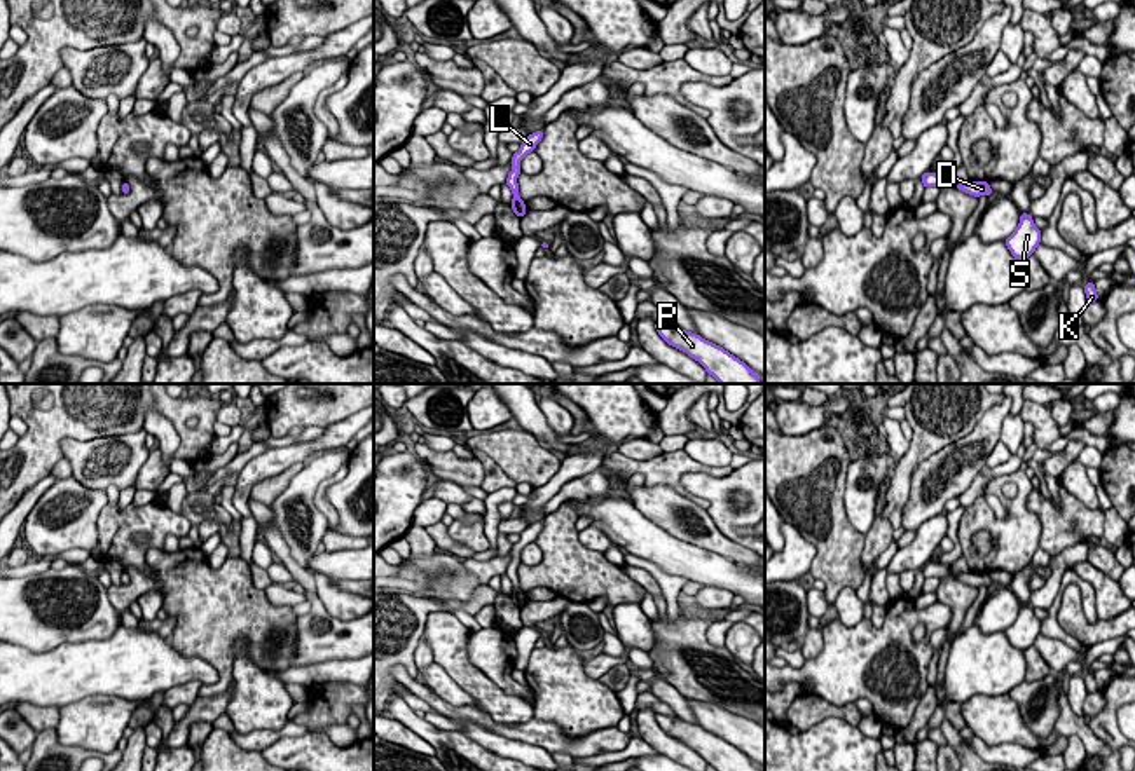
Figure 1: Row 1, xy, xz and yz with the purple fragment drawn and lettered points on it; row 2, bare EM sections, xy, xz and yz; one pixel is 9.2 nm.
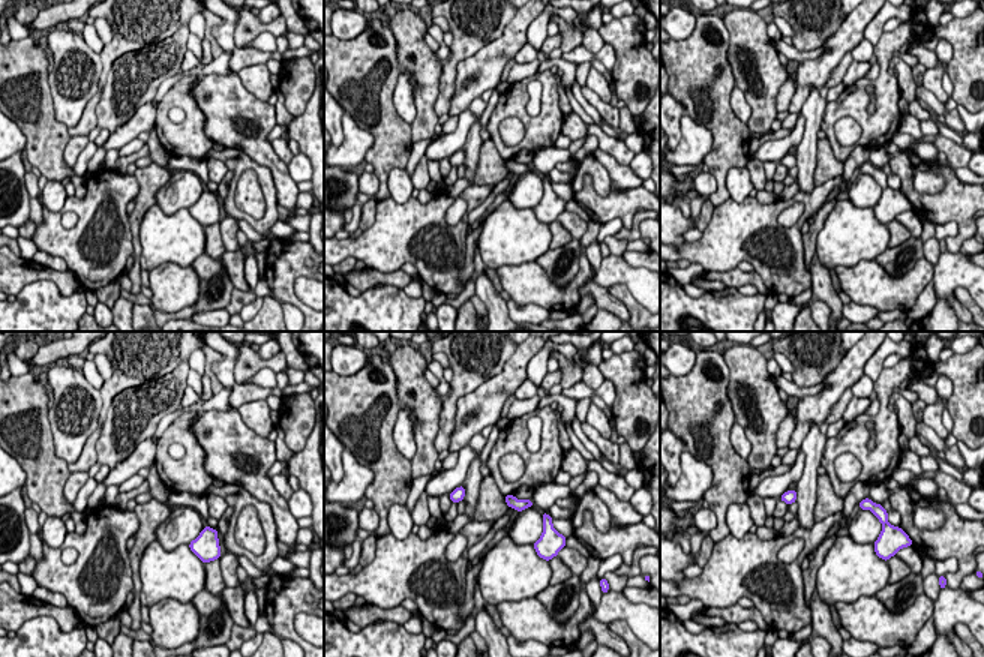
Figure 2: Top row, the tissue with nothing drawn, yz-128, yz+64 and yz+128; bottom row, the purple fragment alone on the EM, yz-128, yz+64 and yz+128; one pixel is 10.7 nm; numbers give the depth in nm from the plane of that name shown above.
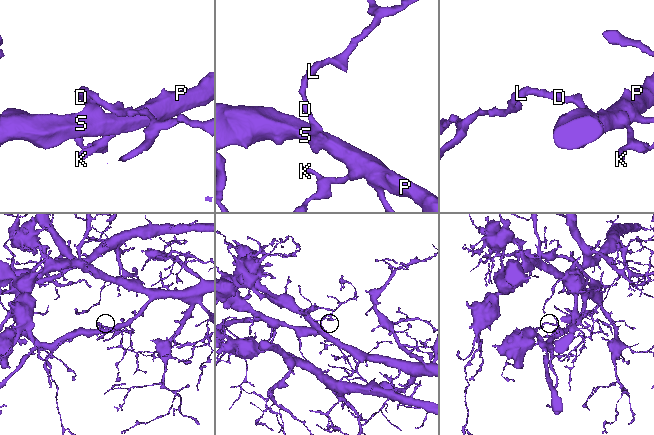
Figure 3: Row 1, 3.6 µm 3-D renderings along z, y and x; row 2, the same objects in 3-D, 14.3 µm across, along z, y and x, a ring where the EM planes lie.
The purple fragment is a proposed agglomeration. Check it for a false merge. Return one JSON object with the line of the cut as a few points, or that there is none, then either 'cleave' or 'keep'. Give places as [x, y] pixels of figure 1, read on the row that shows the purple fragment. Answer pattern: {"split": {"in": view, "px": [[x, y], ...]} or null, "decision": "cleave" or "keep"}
{"split": null, "decision": "keep"}

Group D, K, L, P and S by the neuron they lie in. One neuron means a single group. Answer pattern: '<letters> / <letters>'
D K L P S

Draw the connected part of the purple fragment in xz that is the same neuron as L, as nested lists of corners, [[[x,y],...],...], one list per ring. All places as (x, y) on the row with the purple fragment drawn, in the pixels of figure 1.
[[[540,129],[540,131],[536,131],[536,133],[531,133],[522,143],[520,143],[520,150],[519,152],[515,152],[513,155],[512,155],[512,160],[510,160],[510,164],[512,164],[512,171],[508,173],[508,178],[506,178],[506,185],[510,187],[510,190],[512,190],[512,194],[513,194],[513,199],[512,199],[512,211],[519,216],[519,218],[522,218],[524,215],[526,215],[526,204],[524,204],[524,201],[520,199],[520,195],[519,195],[519,183],[517,183],[517,178],[519,178],[519,174],[522,173],[520,171],[520,160],[527,155],[527,154],[531,154],[531,152],[534,152],[534,148],[536,148],[536,145],[541,141],[541,138],[543,138],[543,129]]]

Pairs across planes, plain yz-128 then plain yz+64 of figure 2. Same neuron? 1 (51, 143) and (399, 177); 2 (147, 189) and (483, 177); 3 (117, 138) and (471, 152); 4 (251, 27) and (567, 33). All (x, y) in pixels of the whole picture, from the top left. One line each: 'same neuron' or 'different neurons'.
1: different neurons
2: same neuron
3: different neurons
4: same neuron

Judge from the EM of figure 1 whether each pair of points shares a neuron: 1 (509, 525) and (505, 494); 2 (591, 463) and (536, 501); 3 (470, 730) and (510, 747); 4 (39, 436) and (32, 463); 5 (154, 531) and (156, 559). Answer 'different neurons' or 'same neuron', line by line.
1: different neurons
2: same neuron
3: same neuron
4: same neuron
5: different neurons

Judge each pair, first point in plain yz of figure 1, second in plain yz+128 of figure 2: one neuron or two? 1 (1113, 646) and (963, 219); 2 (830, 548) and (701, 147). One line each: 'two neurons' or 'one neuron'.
1: two neurons
2: two neurons

